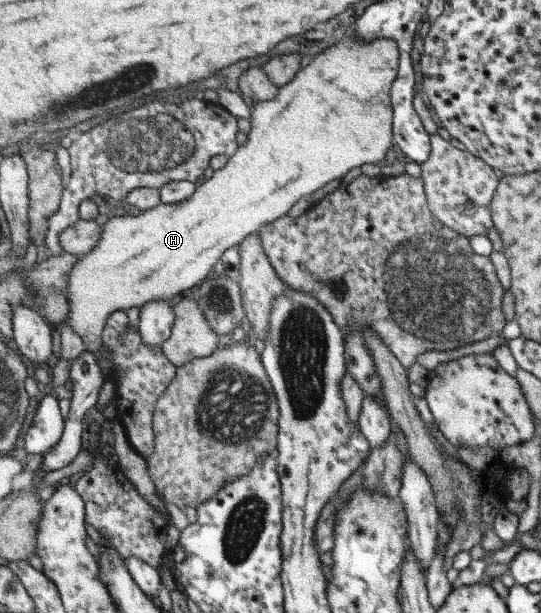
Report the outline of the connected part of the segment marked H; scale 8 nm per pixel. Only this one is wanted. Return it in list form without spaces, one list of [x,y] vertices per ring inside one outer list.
[[[354,31],[349,32],[349,38],[341,40],[339,44],[325,49],[325,52],[319,53],[314,57],[313,61],[306,67],[303,67],[297,76],[289,82],[289,84],[282,86],[277,94],[275,100],[258,101],[253,103],[253,110],[251,114],[252,128],[247,135],[247,140],[243,145],[237,149],[237,153],[231,156],[227,165],[220,170],[214,172],[210,179],[201,183],[196,192],[189,199],[177,204],[161,204],[156,208],[146,210],[144,212],[131,212],[129,215],[116,215],[103,225],[103,236],[97,242],[97,246],[89,252],[81,255],[82,260],[76,265],[74,272],[69,277],[69,305],[71,305],[71,312],[67,316],[67,320],[63,320],[62,324],[69,325],[69,327],[76,332],[82,339],[84,344],[95,352],[95,356],[99,358],[99,363],[103,369],[111,366],[111,362],[101,356],[101,342],[103,341],[103,331],[107,321],[111,318],[111,313],[117,310],[127,310],[127,308],[143,308],[151,301],[158,301],[159,299],[170,299],[173,296],[188,295],[193,286],[197,286],[201,280],[206,280],[213,275],[213,266],[216,262],[221,261],[221,256],[226,250],[233,247],[238,247],[242,244],[246,237],[251,234],[258,233],[261,224],[270,224],[278,220],[279,217],[285,216],[295,202],[302,199],[308,199],[313,192],[317,192],[319,188],[327,186],[329,182],[343,178],[347,172],[351,172],[353,168],[361,168],[363,164],[381,164],[384,162],[385,156],[389,149],[393,147],[394,138],[394,110],[393,101],[391,101],[391,90],[393,89],[395,79],[399,76],[401,49],[399,43],[393,37],[381,37],[369,43],[361,43],[355,35]]]

